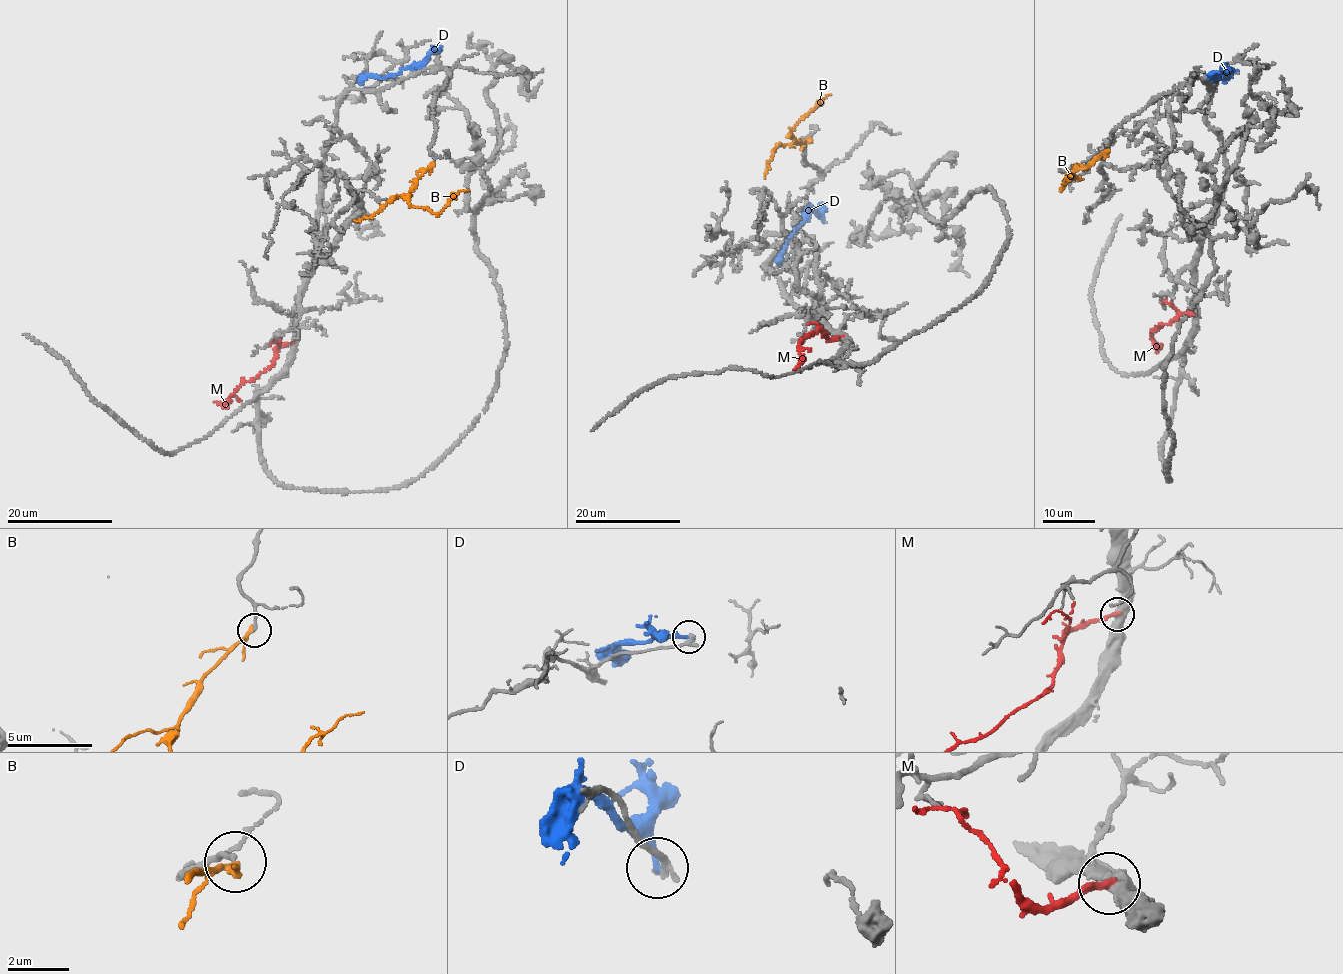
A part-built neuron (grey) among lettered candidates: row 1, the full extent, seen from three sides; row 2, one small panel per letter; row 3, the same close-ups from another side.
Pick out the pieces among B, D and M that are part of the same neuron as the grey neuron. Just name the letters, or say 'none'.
none

